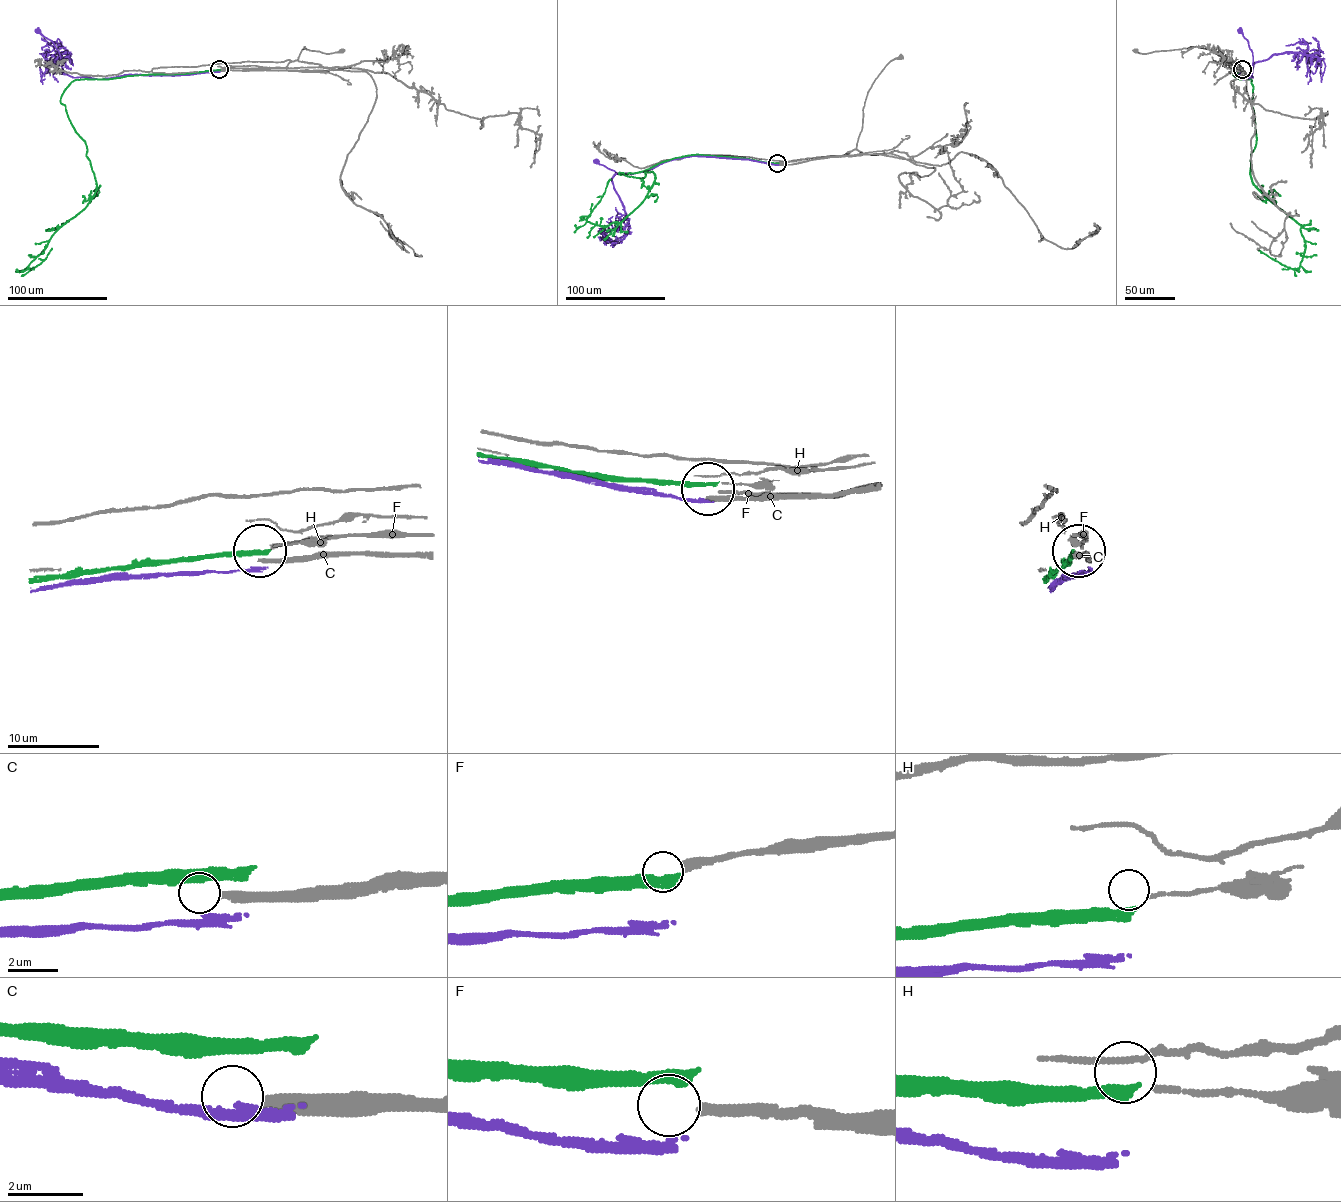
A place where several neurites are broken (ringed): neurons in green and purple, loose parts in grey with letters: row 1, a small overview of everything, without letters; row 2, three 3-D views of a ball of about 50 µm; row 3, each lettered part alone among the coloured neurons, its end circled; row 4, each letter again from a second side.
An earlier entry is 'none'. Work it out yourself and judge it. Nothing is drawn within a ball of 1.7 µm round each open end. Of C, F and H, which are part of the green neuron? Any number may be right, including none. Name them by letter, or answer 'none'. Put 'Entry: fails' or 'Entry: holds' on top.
Entry: holds
none

